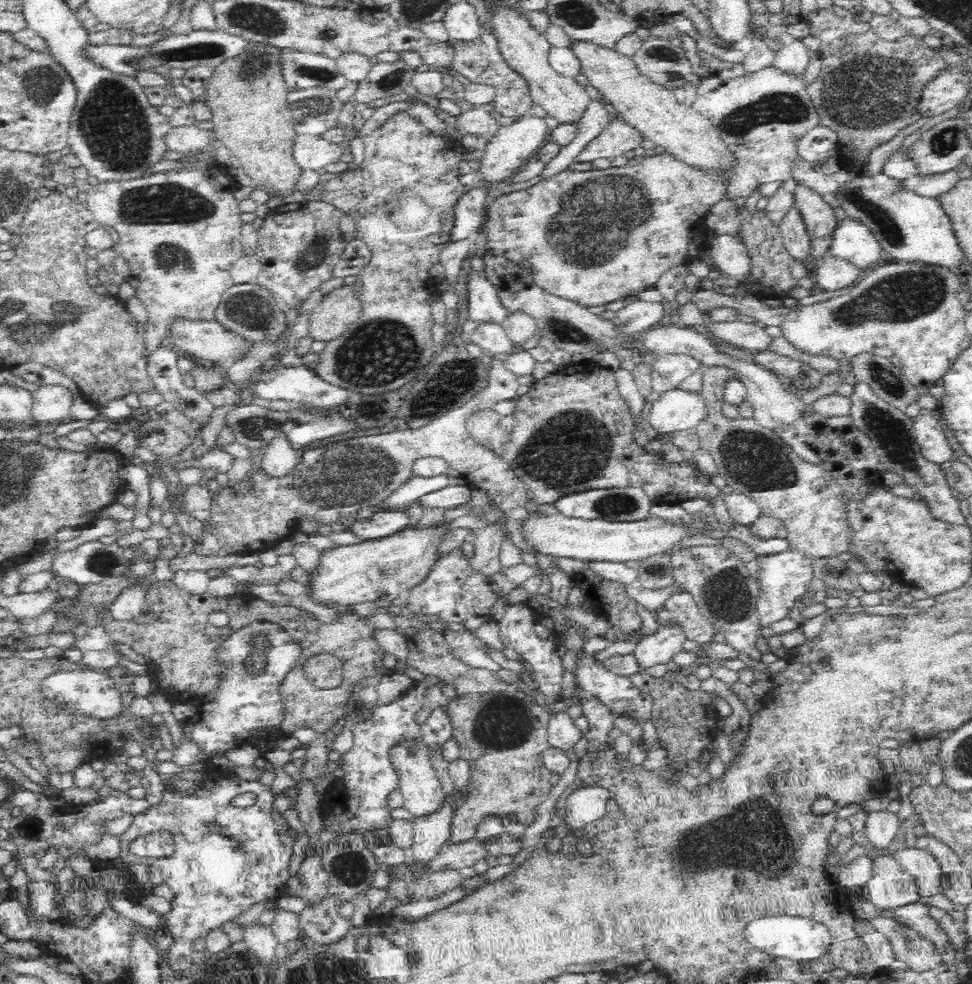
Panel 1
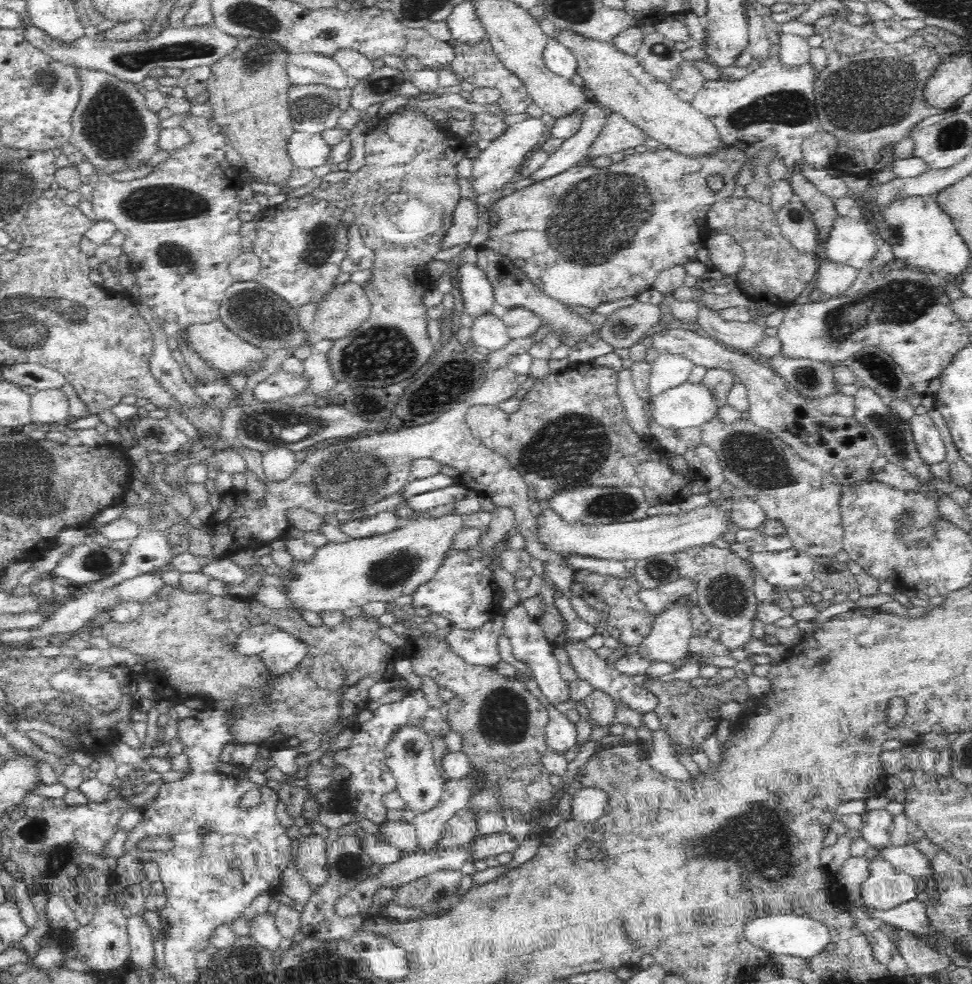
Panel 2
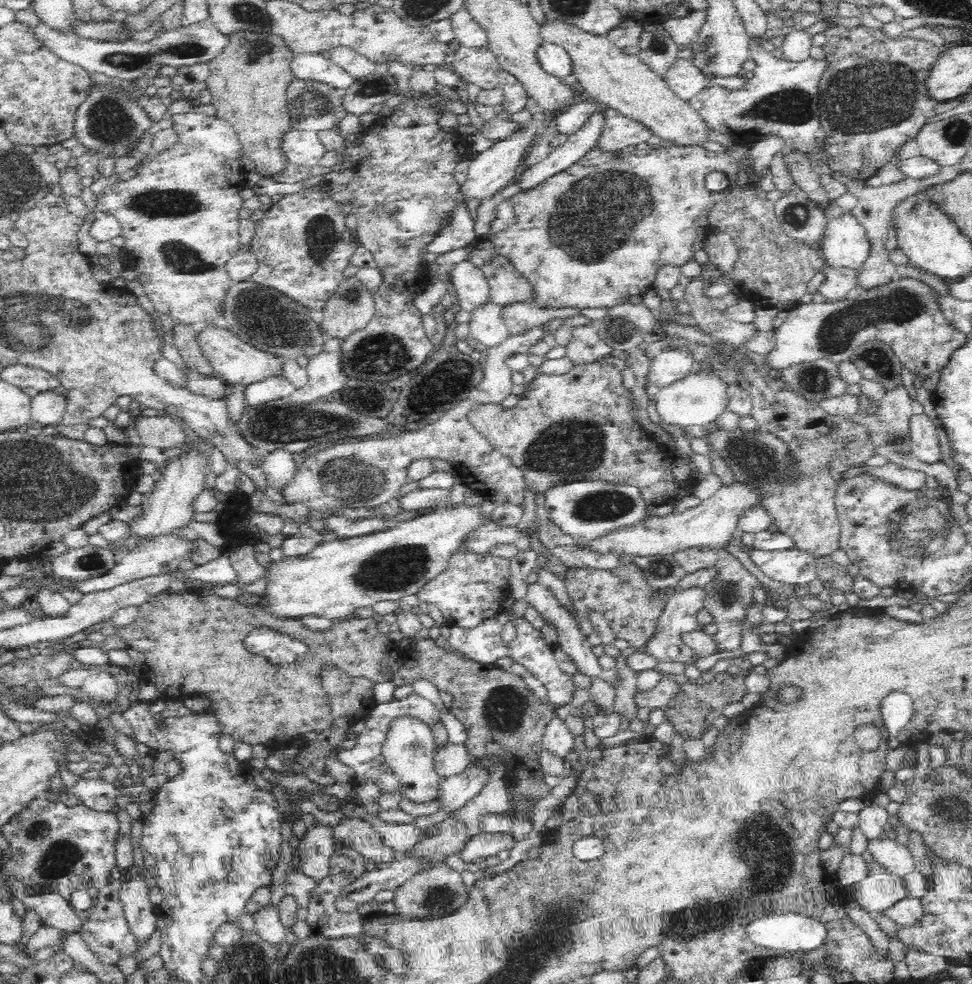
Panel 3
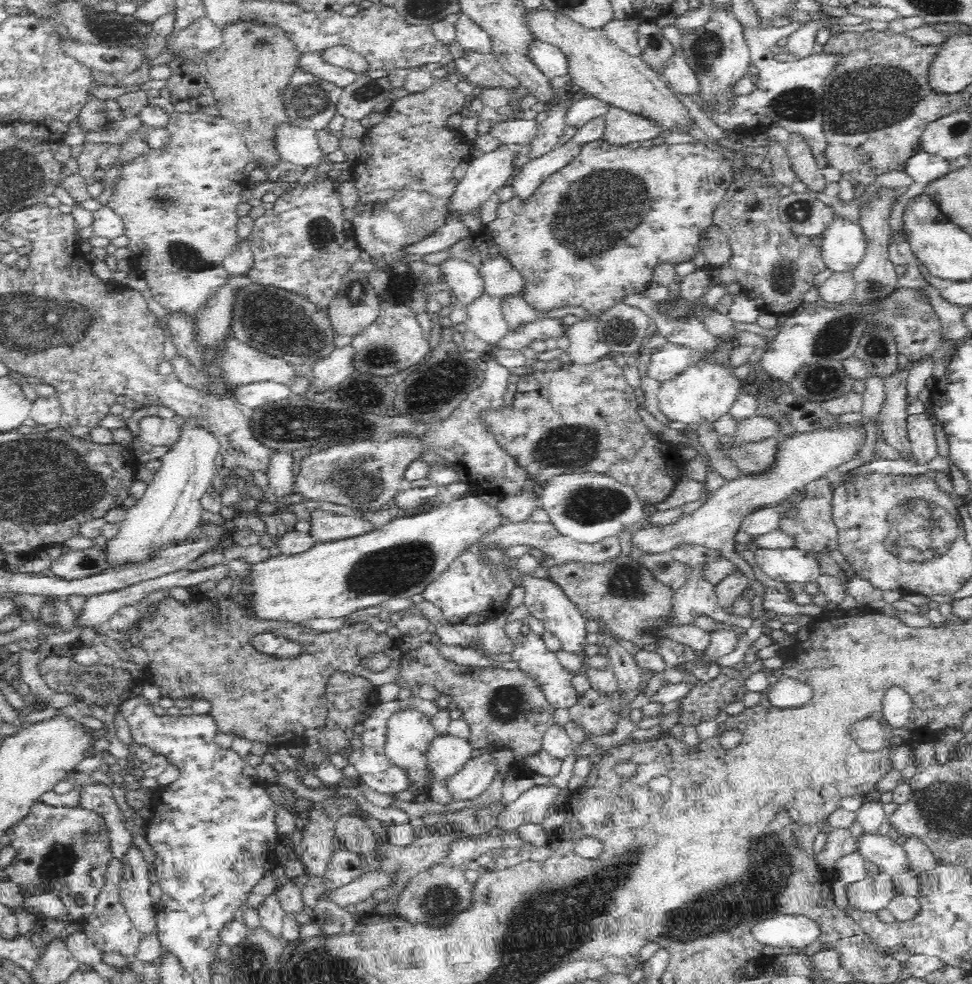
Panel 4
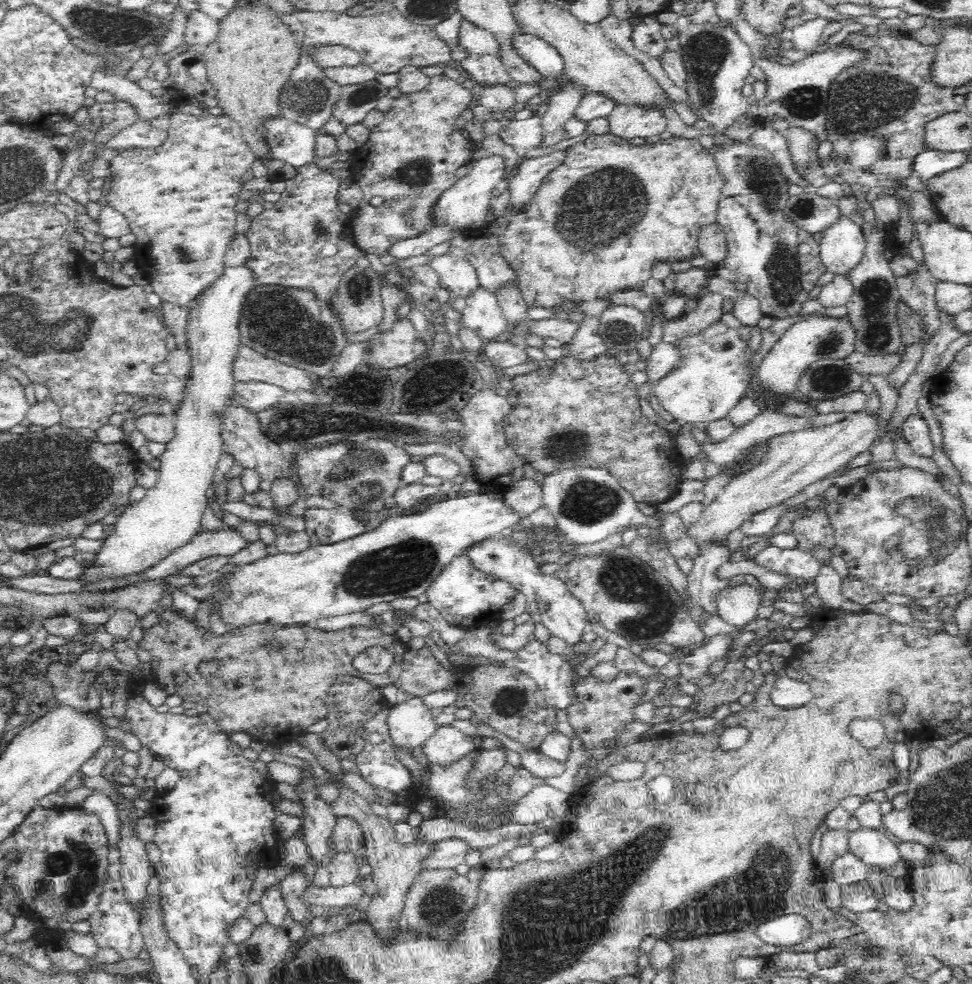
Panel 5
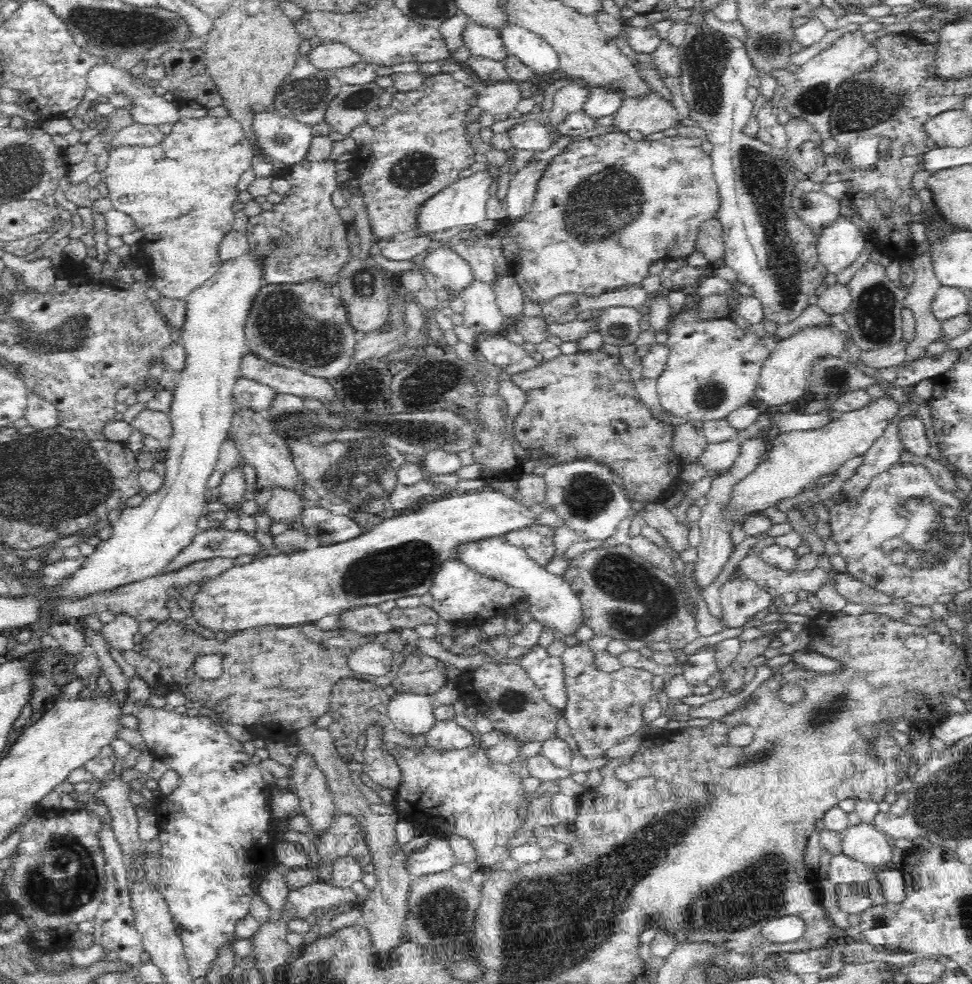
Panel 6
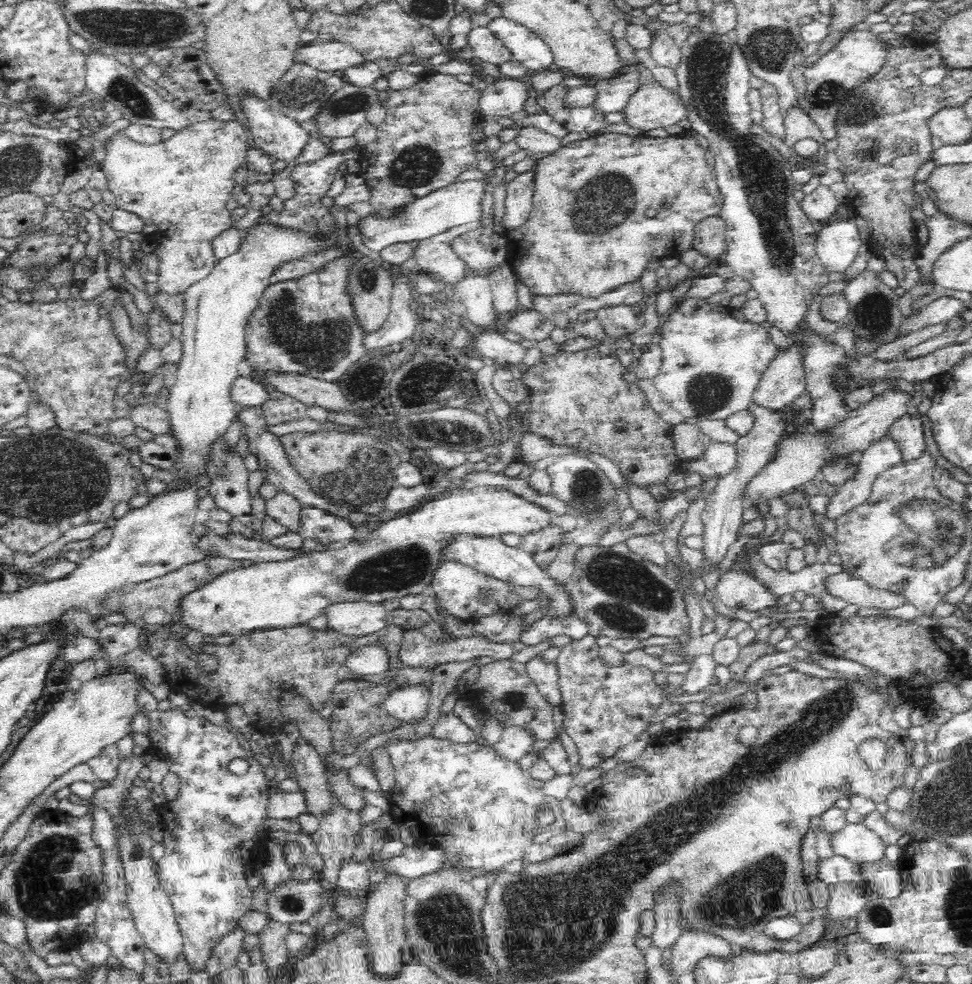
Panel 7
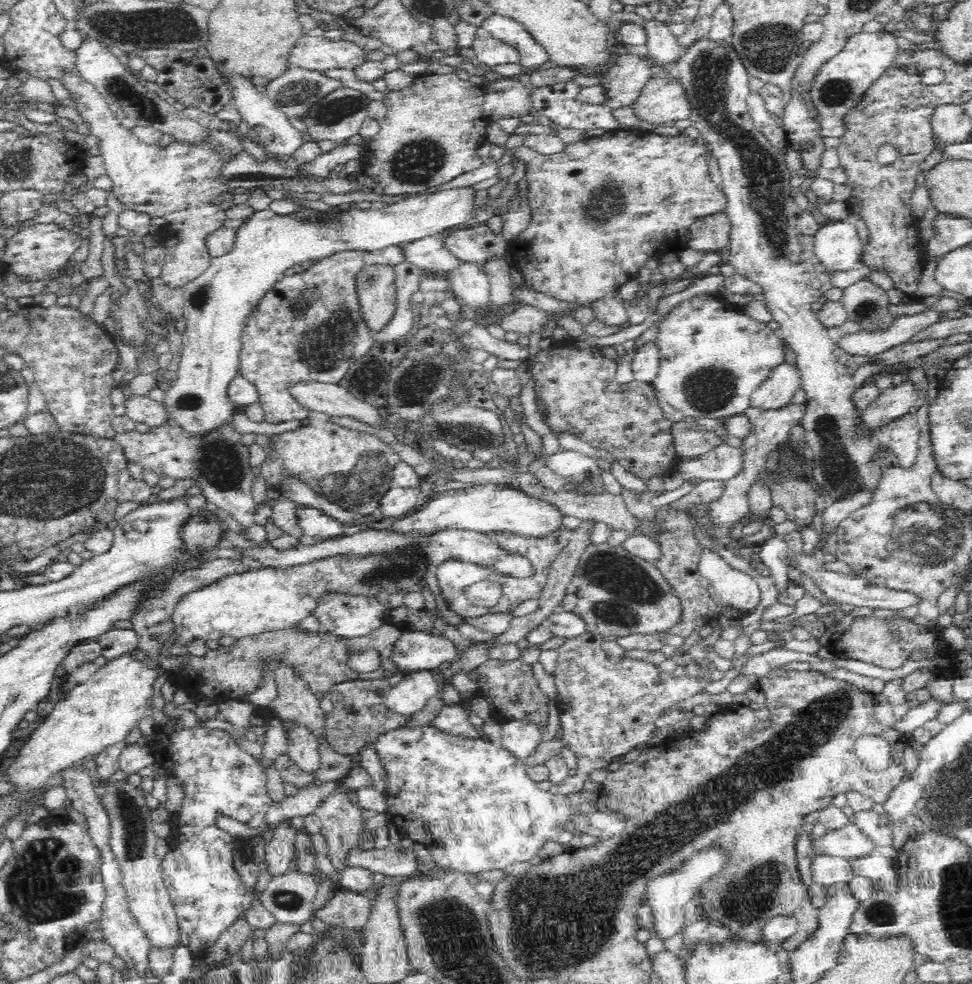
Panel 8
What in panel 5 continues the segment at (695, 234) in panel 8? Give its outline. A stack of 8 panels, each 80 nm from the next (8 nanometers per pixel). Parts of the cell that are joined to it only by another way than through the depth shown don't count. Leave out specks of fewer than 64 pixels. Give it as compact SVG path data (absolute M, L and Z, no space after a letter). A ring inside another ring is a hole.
M714 222L702 228L698 249L701 256L710 264L710 268L714 269L723 264L728 255L728 242L724 230L718 223Z

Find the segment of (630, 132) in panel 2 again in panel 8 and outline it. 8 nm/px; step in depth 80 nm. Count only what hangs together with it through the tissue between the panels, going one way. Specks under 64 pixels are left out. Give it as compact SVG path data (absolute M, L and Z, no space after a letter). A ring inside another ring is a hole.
M652 77L631 103L631 112L640 125L666 126L668 122L686 120L690 116L686 95L676 79Z

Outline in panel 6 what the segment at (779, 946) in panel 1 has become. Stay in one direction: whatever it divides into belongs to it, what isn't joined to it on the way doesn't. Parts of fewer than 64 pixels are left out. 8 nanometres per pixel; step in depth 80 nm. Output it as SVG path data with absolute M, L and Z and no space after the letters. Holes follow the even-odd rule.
M788 915L768 920L761 928L761 935L776 945L786 945L800 940L805 930L803 918Z

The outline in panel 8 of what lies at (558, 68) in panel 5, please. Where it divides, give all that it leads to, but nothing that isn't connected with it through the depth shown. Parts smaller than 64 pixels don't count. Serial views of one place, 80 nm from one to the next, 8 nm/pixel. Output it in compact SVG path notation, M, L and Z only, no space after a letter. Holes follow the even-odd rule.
M496 12L486 18L481 27L494 38L514 48L518 53L518 64L525 71L533 71L550 60L546 48L532 37L532 33L528 32L523 24L511 18L500 16Z

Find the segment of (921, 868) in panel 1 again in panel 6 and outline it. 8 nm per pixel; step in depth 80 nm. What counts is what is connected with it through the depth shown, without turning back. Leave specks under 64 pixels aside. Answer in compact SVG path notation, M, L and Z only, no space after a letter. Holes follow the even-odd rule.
M858 824L842 833L842 852L871 866L874 870L891 867L892 846L888 838L874 826Z

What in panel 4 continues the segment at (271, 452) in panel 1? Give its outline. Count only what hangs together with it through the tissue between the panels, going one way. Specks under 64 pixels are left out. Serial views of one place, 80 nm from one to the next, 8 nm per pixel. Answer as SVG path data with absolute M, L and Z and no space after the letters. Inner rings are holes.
M282 449L274 450L265 473L269 478L270 491L273 494L273 500L279 500L281 497L289 496L292 493L295 478L294 460L291 452L285 452Z

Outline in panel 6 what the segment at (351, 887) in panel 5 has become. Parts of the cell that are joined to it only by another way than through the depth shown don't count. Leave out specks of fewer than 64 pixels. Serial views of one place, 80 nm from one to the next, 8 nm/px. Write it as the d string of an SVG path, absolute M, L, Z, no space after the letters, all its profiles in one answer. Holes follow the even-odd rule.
M316 880L300 890L289 890L282 918L287 921L296 918L306 919L308 915L318 913L323 908L350 906L354 902L360 904L361 900L351 887L340 888Z

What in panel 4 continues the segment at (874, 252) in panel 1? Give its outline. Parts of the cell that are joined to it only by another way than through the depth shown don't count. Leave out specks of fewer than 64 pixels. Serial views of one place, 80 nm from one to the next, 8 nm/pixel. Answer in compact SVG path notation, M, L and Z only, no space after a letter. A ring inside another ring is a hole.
M836 216L821 236L821 258L830 271L852 271L865 258L867 241L856 222Z

